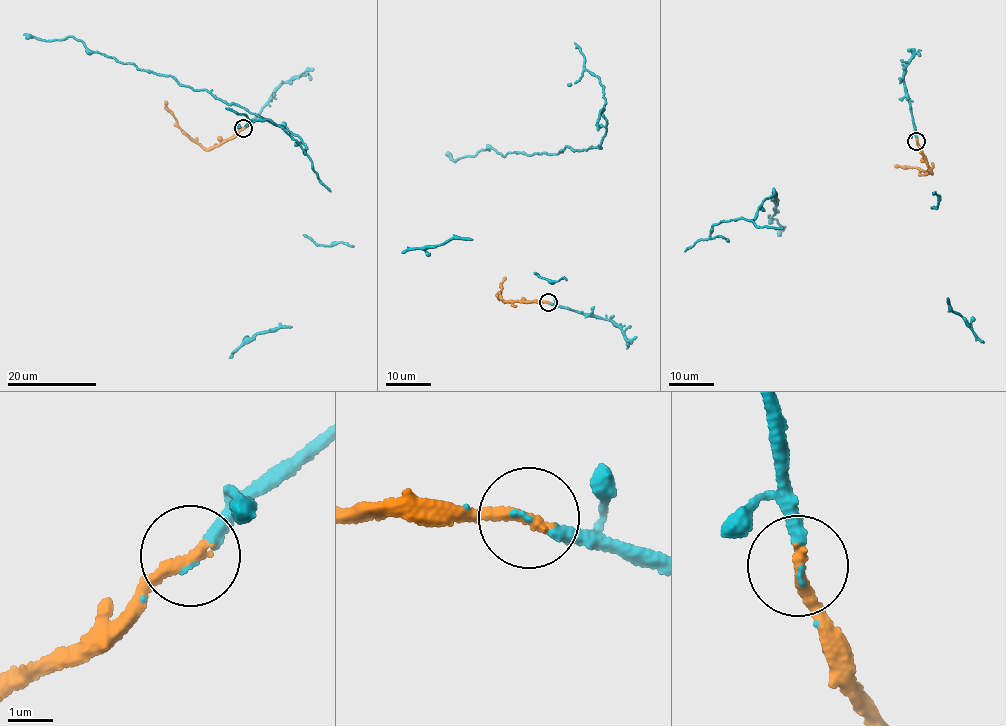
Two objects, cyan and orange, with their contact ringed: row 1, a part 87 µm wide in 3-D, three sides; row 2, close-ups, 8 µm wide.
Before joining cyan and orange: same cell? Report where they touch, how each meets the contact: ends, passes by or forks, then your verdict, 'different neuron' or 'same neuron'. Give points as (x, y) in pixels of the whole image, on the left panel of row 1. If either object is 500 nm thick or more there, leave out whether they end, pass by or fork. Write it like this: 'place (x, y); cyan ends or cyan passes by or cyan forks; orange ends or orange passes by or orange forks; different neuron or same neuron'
place (243, 128); cyan ends; orange ends; same neuron

